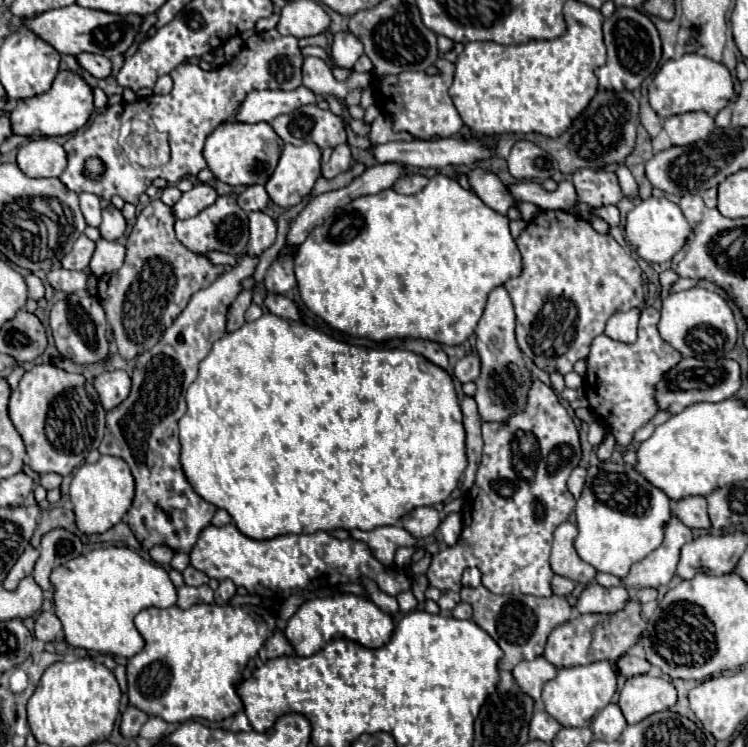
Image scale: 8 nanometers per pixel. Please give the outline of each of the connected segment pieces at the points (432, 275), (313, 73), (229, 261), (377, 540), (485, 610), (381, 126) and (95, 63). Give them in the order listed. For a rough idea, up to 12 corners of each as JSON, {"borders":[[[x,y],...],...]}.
{"borders":[[[442,174],[358,196],[294,256],[354,338],[462,344],[522,258]],[[322,58],[304,60],[304,86],[318,96],[346,98],[364,88],[370,74],[354,72],[346,82],[332,76]],[[204,252],[212,264],[234,266],[236,260],[224,252]],[[402,526],[352,530],[382,564],[394,566],[400,546],[416,538]],[[462,588],[472,620],[504,650],[500,670],[542,656],[572,616],[562,596]],[[382,114],[372,122],[368,140],[372,146],[410,140],[410,134],[392,132]],[[84,52],[78,62],[94,78],[108,78],[112,62]]]}

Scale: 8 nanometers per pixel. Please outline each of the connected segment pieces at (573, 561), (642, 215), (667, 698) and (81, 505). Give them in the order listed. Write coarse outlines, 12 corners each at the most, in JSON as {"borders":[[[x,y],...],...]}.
{"borders":[[[556,528],[550,566],[576,584],[594,580],[596,570],[574,548],[578,530]],[[646,198],[626,216],[630,248],[662,264],[692,228],[668,198]],[[628,678],[620,708],[628,724],[676,704],[672,682]],[[116,456],[72,478],[76,526],[102,534],[134,498],[128,464]]]}

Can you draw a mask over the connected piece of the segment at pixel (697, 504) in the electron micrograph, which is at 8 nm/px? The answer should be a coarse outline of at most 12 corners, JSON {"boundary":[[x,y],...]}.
{"boundary":[[702,496],[674,504],[688,528],[710,528],[708,504]]}

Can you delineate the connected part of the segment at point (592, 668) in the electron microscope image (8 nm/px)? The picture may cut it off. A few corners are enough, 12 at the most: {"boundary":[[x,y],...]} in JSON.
{"boundary":[[606,660],[560,668],[542,702],[562,726],[584,728],[616,694]]}

